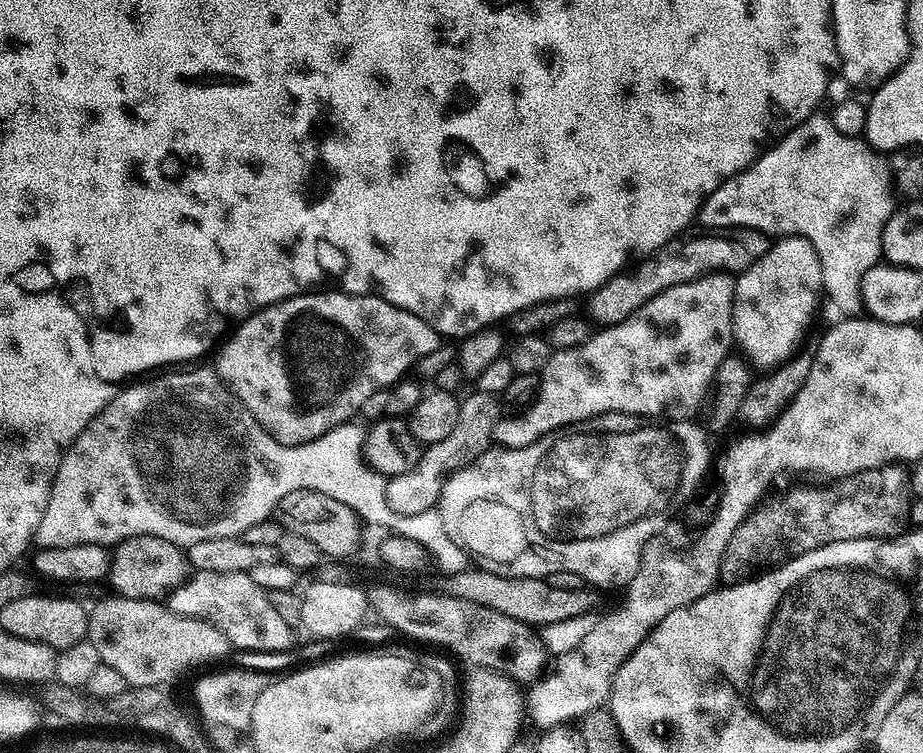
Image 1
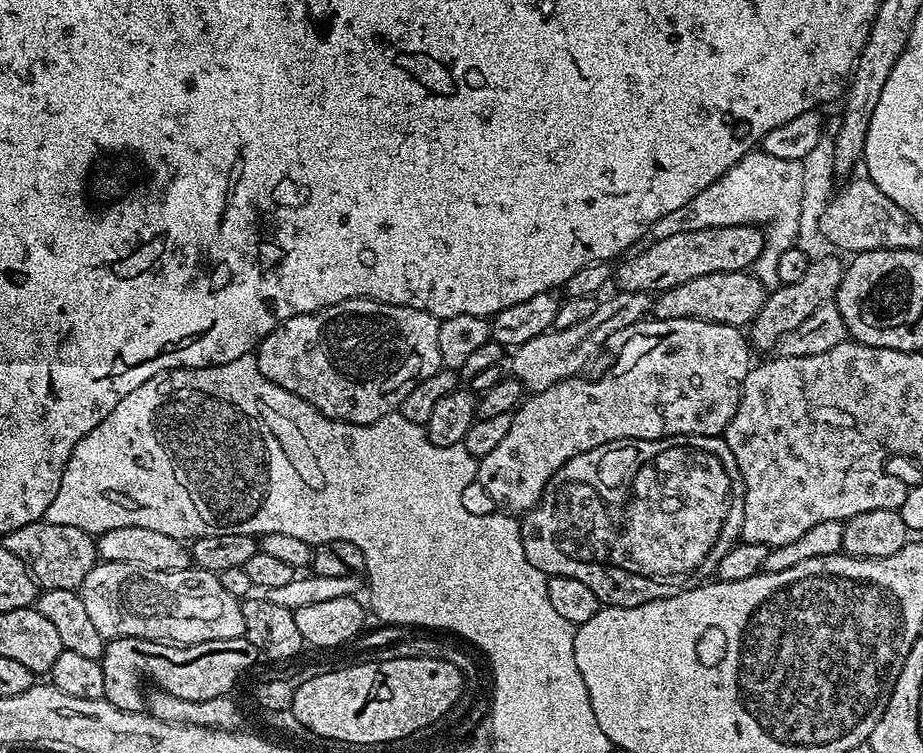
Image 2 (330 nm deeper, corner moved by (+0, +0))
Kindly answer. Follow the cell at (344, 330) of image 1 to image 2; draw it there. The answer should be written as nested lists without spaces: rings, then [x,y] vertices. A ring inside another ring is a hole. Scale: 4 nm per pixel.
[[[363,298],[343,300],[337,304],[326,306],[317,312],[298,314],[289,320],[279,321],[276,329],[265,340],[260,341],[254,355],[258,362],[258,370],[262,370],[262,374],[266,378],[270,378],[270,382],[282,386],[282,390],[290,390],[290,394],[298,394],[298,398],[302,398],[308,404],[313,404],[323,416],[328,416],[332,420],[345,420],[348,424],[373,424],[381,420],[383,416],[388,416],[390,413],[397,411],[400,403],[414,390],[417,383],[430,378],[431,375],[434,375],[435,372],[442,368],[440,351],[438,350],[439,325],[440,321],[435,316],[422,310],[414,310],[410,306],[383,304],[377,300],[366,300]]]

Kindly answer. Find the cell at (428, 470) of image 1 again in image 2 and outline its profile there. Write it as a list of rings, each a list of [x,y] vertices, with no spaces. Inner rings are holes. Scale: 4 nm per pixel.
[[[617,291],[615,295],[609,300],[601,299],[594,314],[590,314],[590,318],[585,318],[583,322],[578,322],[578,326],[552,328],[516,346],[511,353],[511,375],[519,380],[529,393],[541,392],[563,380],[579,377],[583,373],[580,371],[599,354],[604,343],[607,345],[611,341],[615,332],[636,324],[649,315],[649,293]]]

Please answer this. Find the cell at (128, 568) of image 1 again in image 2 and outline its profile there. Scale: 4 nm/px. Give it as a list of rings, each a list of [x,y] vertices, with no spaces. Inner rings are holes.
[[[36,520],[32,524],[22,526],[10,534],[2,537],[2,547],[10,550],[28,568],[29,574],[35,578],[37,585],[41,589],[57,588],[58,590],[76,590],[90,574],[90,570],[98,562],[96,555],[96,540],[93,533],[78,530],[78,526],[58,526],[50,523],[49,520]]]

